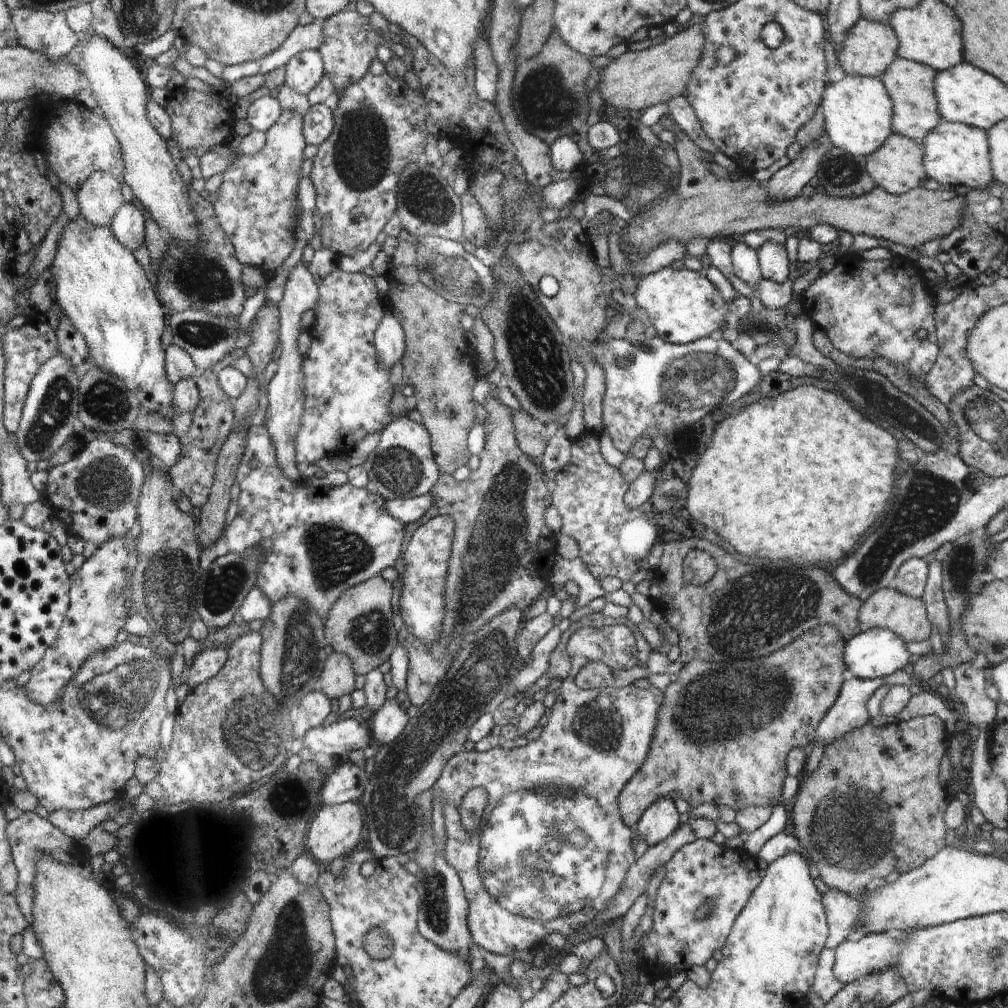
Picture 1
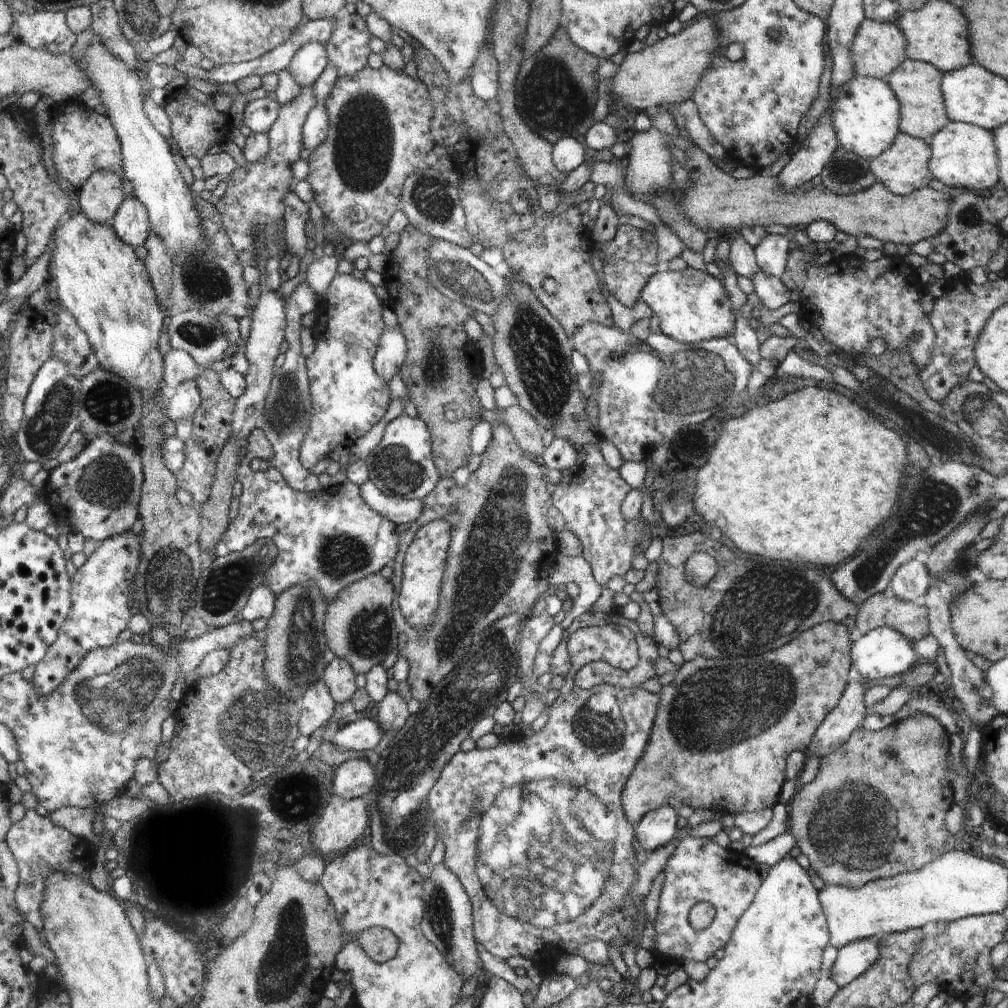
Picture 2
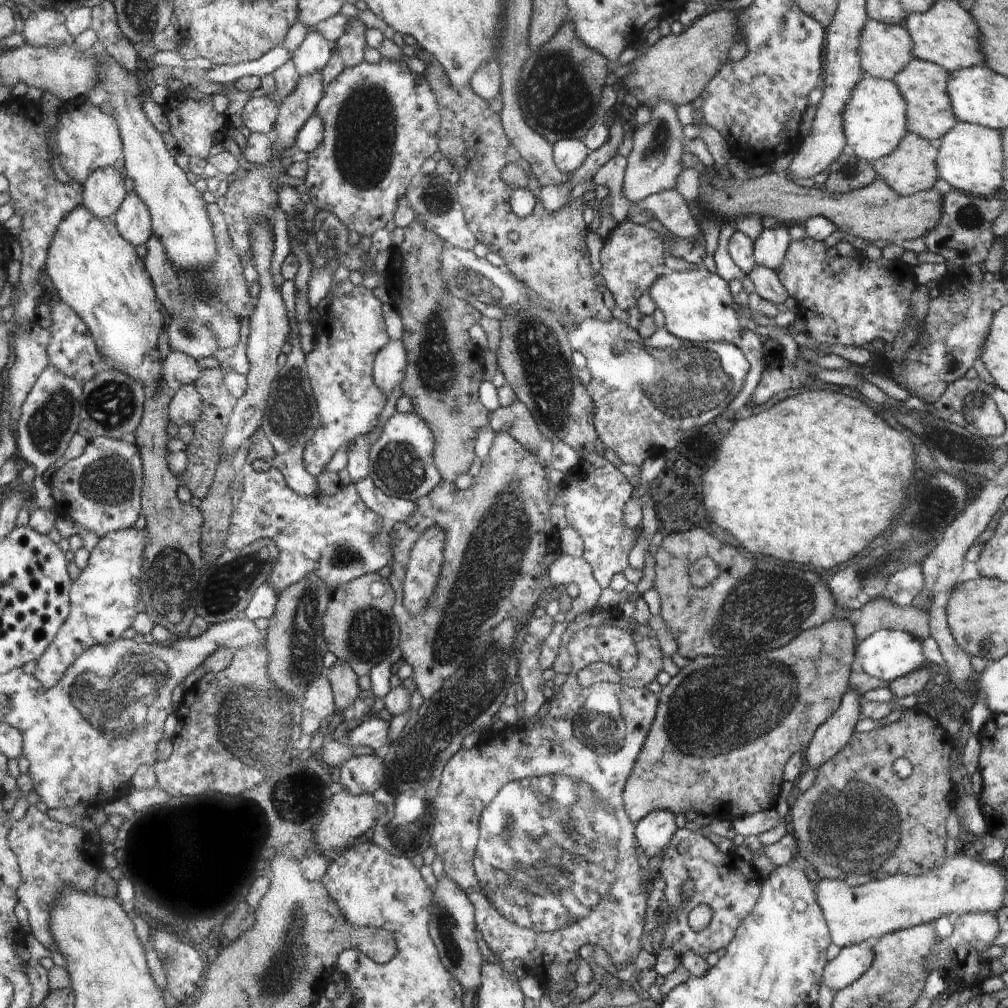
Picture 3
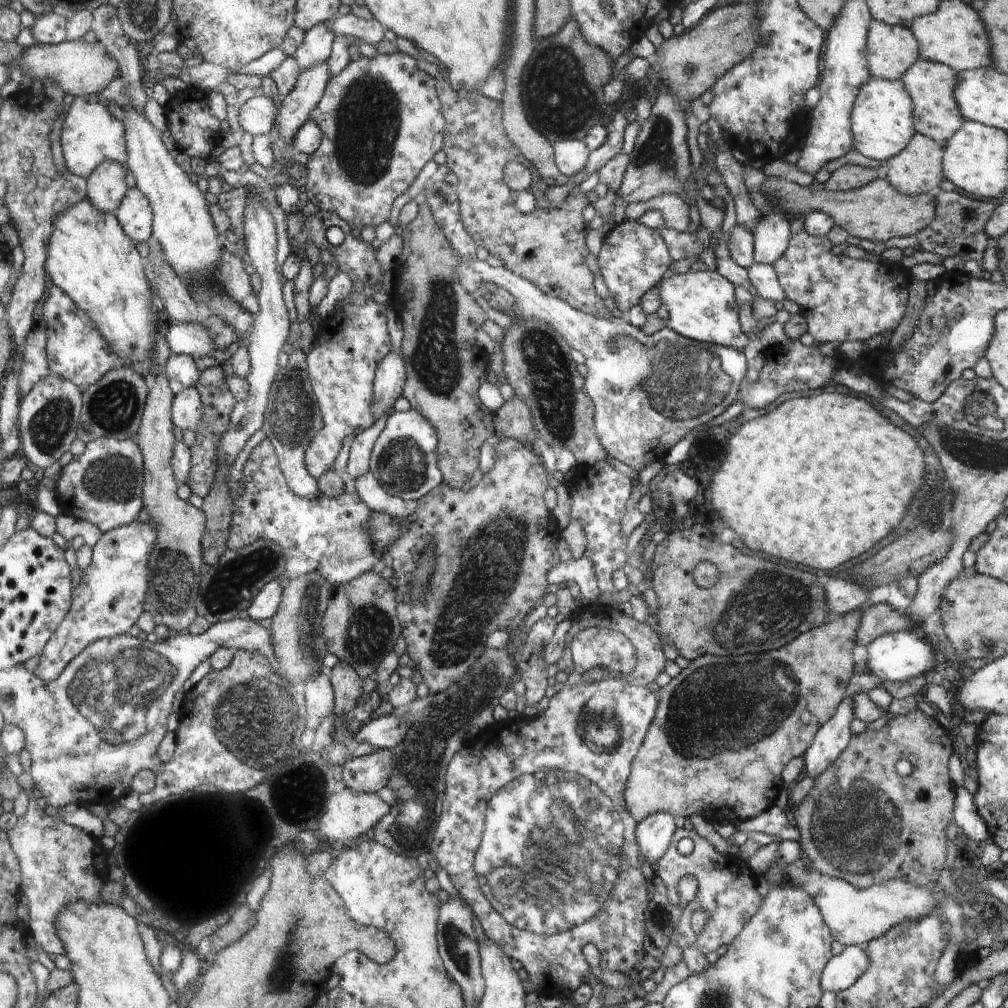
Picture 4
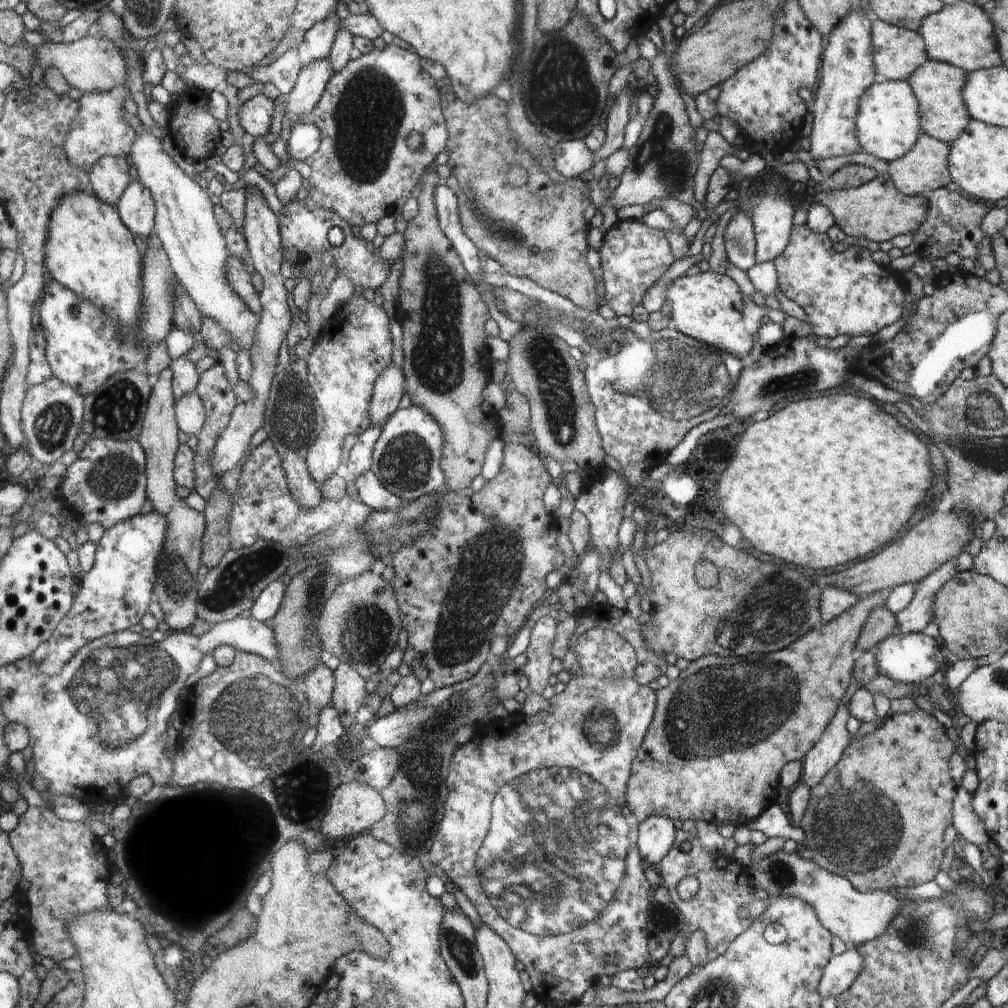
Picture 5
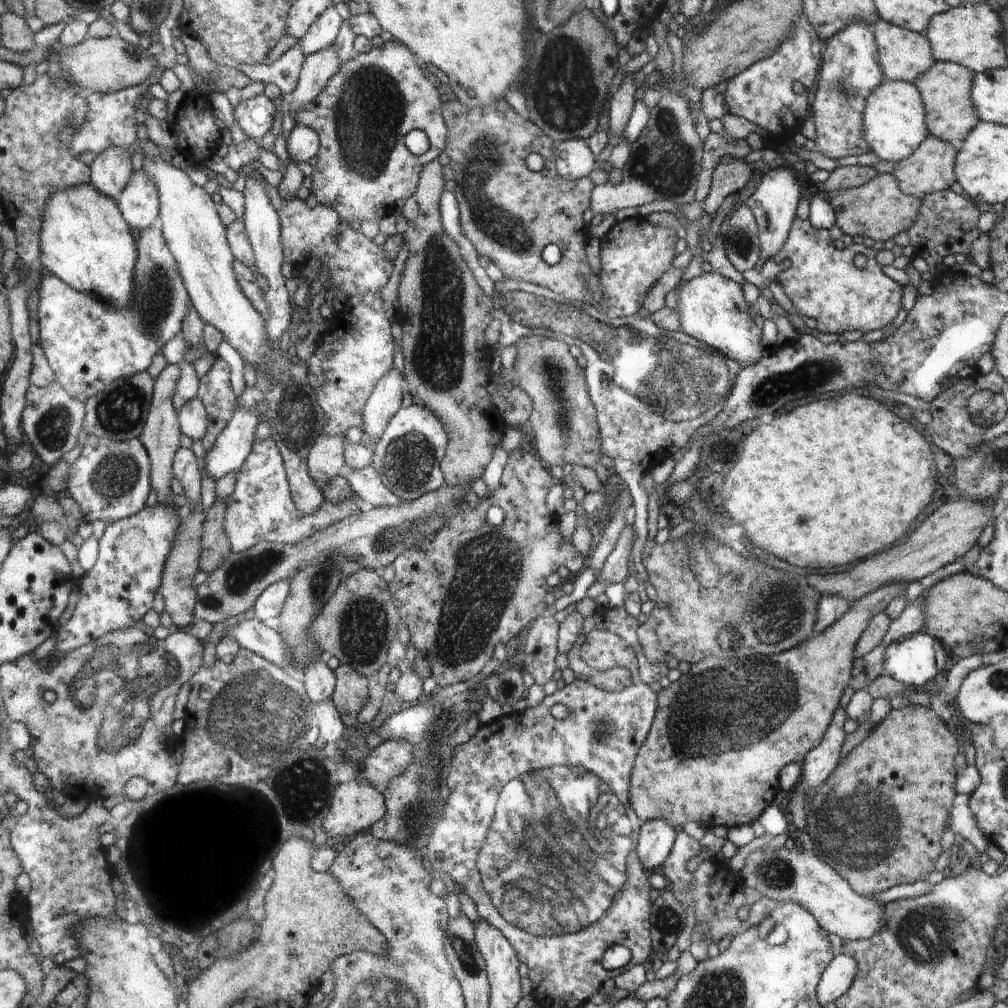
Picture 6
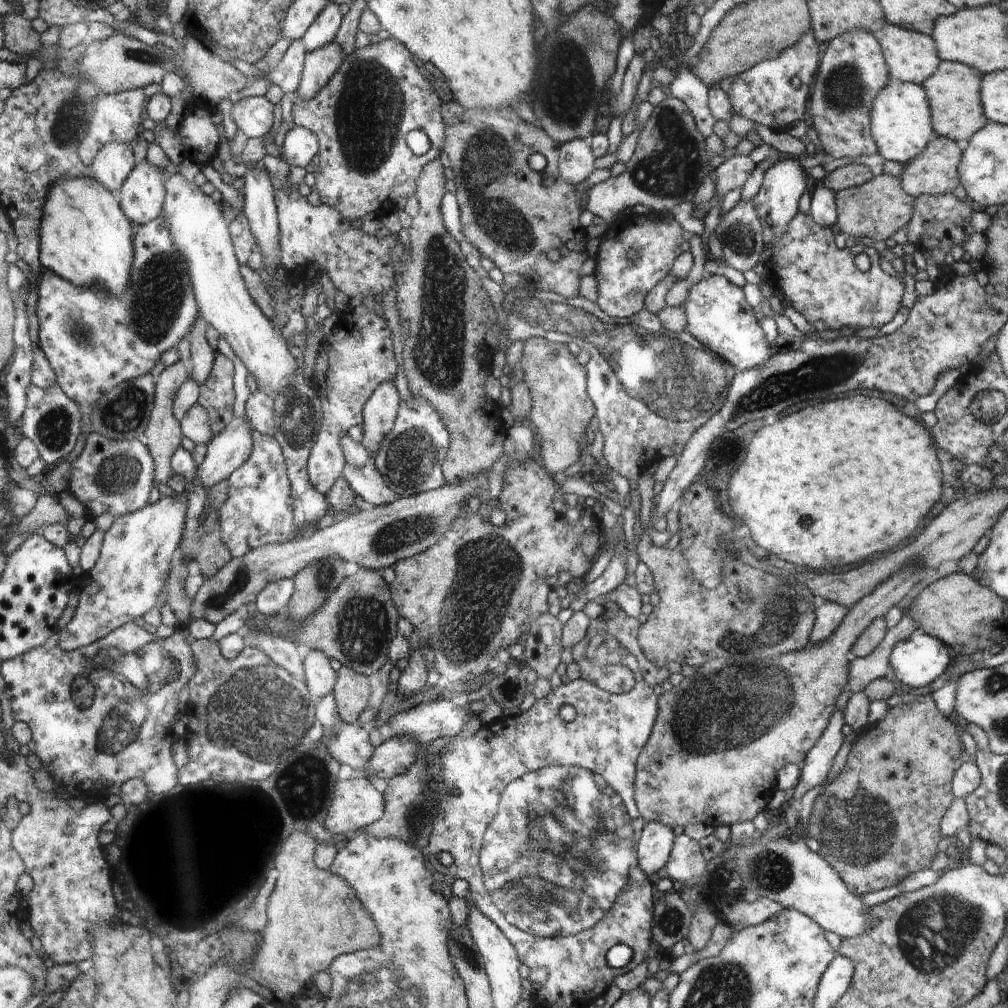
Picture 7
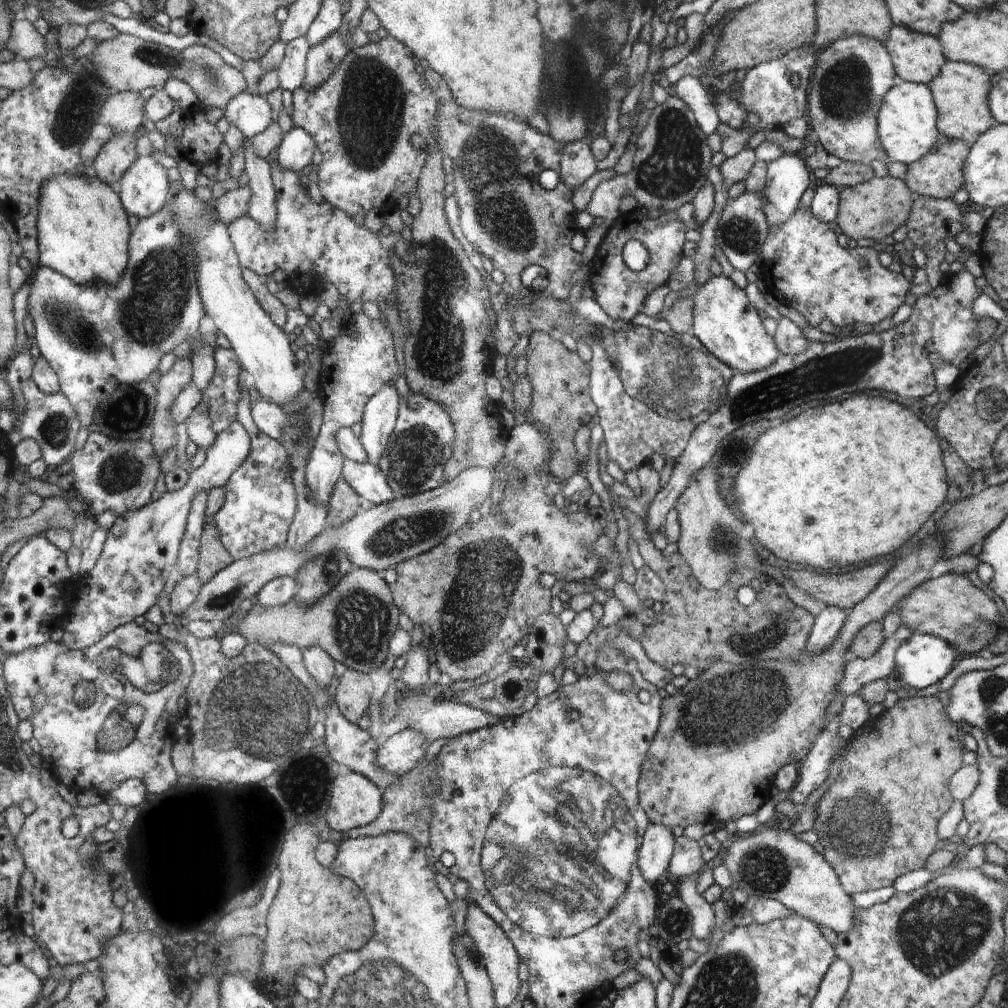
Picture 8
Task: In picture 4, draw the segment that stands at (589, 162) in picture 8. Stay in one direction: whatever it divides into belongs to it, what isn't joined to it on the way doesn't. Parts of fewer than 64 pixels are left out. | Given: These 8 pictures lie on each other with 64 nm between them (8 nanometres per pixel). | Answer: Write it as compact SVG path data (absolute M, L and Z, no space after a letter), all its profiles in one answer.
M560 140L554 144L555 161L565 176L573 177L586 165L590 152L583 141Z

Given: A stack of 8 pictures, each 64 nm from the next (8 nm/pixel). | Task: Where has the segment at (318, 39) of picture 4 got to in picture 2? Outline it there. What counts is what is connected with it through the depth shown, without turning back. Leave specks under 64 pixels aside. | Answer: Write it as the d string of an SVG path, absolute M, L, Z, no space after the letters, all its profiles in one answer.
M308 41L294 53L287 67L302 88L312 85L328 64L326 47L321 42Z

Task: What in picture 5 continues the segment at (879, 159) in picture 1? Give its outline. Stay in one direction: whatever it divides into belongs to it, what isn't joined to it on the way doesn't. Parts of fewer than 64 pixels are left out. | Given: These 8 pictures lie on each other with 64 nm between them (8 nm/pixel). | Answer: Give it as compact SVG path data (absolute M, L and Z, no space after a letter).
M922 134L910 152L900 159L888 162L886 175L891 177L896 189L904 195L928 196L932 191L946 188L952 181L950 164L951 146L930 135Z

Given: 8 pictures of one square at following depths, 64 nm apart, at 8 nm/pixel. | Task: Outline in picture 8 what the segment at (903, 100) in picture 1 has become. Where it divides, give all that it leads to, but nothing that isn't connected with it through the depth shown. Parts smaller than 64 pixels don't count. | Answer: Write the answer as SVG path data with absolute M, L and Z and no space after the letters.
M947 60L940 74L930 82L932 96L935 97L939 111L940 133L971 147L980 135L990 130L992 124L995 124L990 109L991 78L992 74L981 66Z

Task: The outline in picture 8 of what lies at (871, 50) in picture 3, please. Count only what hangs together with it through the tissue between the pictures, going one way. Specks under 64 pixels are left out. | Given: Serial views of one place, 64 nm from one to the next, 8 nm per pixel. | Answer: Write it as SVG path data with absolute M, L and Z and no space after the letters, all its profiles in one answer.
M895 25L882 43L891 53L898 80L930 85L946 66L939 37Z

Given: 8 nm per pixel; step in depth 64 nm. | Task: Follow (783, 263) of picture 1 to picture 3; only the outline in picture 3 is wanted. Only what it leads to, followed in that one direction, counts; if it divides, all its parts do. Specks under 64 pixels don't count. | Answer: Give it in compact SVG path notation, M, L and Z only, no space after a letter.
M787 225L763 228L760 236L753 242L756 265L778 272L786 259L788 244L790 244L790 234Z

